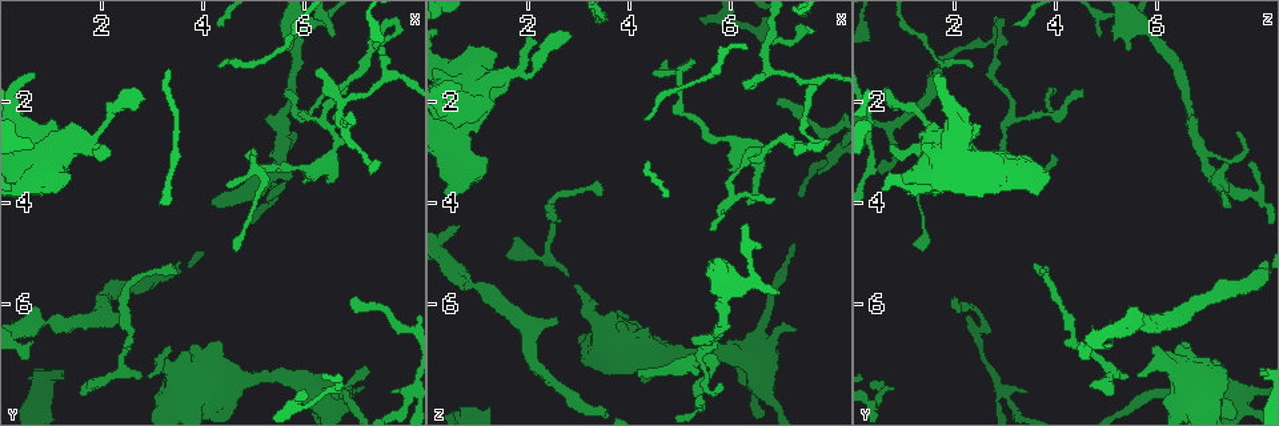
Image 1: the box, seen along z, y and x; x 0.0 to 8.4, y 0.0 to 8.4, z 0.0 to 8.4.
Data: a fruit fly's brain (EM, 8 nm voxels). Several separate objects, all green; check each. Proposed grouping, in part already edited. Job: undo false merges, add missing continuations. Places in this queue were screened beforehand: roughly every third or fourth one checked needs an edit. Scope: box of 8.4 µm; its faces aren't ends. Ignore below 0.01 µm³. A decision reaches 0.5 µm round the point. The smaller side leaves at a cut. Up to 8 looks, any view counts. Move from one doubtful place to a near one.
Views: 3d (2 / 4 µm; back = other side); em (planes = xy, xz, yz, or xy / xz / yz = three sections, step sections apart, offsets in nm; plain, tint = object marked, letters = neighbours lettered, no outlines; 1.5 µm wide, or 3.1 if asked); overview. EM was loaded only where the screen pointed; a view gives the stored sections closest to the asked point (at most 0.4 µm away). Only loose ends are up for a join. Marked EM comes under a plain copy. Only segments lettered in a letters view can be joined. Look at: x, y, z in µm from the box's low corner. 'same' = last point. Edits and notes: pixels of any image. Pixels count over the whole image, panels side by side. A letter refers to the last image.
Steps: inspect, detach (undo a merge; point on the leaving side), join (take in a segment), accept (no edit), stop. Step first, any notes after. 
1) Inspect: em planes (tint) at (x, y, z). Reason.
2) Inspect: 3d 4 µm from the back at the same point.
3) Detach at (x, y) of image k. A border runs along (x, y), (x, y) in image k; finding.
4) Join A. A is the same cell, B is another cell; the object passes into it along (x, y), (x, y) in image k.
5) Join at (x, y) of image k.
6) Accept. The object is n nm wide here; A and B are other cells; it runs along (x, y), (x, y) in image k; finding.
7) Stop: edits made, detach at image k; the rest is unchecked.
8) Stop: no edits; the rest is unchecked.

Inspect: em planes (letters) at (4.75, 4.85, 1.15). Free end.

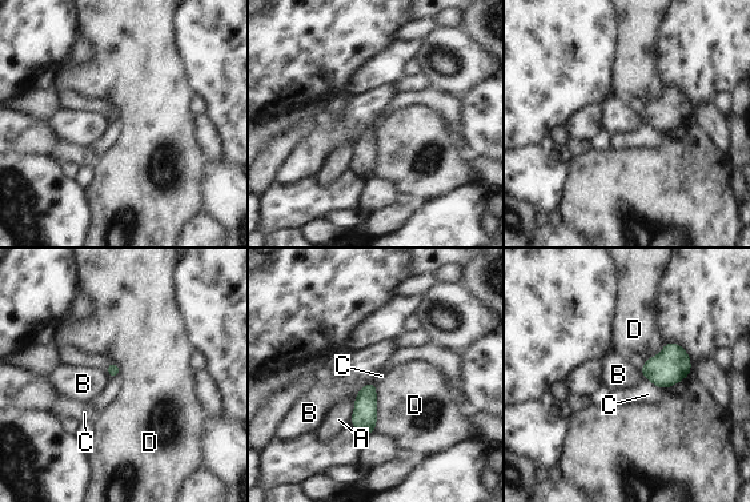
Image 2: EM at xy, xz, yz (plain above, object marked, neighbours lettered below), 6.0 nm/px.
Accept. A, B, C and D are other cells; a border runs along (638, 370), (649, 380) in image 2; none of them fits.

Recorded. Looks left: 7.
Inspect: em planes (letters) at (6.30, 1.35, 1.65). Thin end.

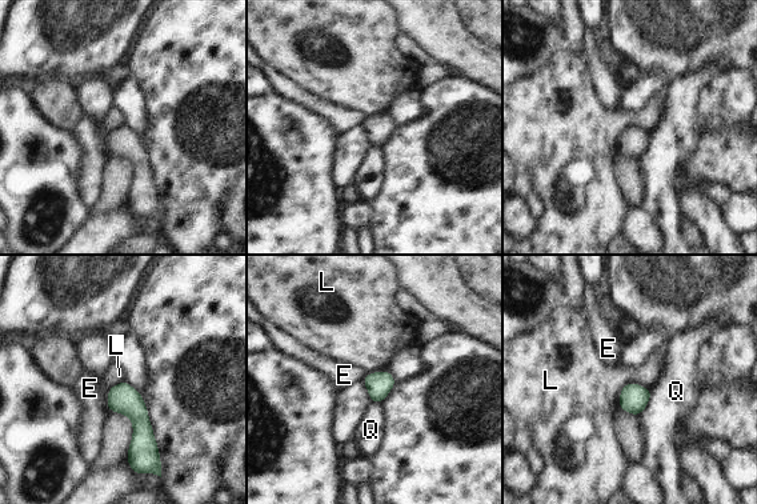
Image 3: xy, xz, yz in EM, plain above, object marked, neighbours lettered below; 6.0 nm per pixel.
Accept. The longest contact is with L, 240 nm; E, L and Q are other cells; no lettered segment goes on from it.

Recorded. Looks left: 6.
Inspect: em yz step 4 (letters) at (7.90, 0.50, 2.90). An open end.

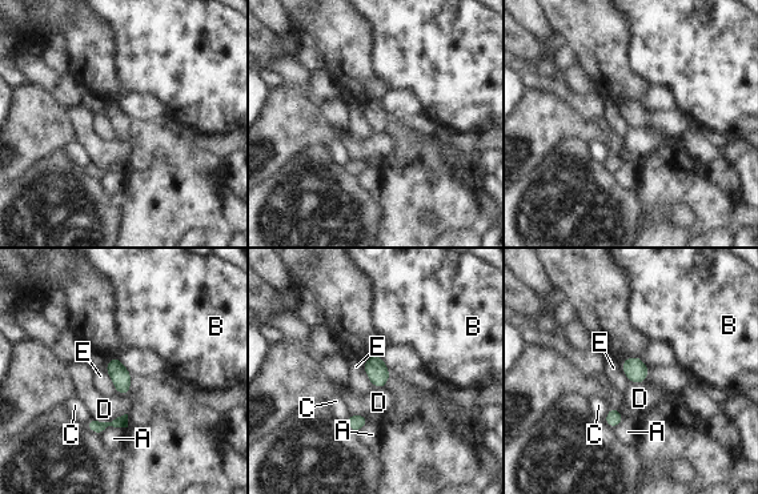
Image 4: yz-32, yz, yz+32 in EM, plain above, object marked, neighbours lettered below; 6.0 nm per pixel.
Inspect: em planes (letters) at the same point.

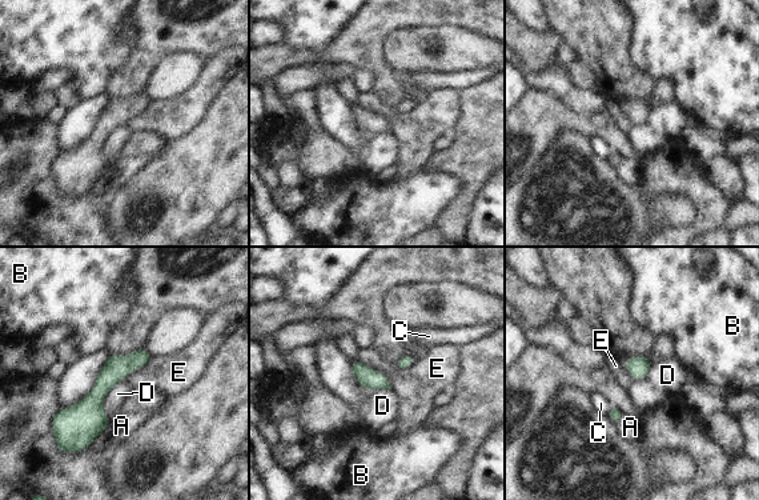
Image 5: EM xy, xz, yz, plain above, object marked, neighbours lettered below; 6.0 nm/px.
Accept. A, B, C, D and E are other cells; a border runs along (356, 359), (378, 371), (392, 388) in image 5; no lettered segment goes on from it.

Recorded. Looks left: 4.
Stop: no edits; the rest is unchecked.

